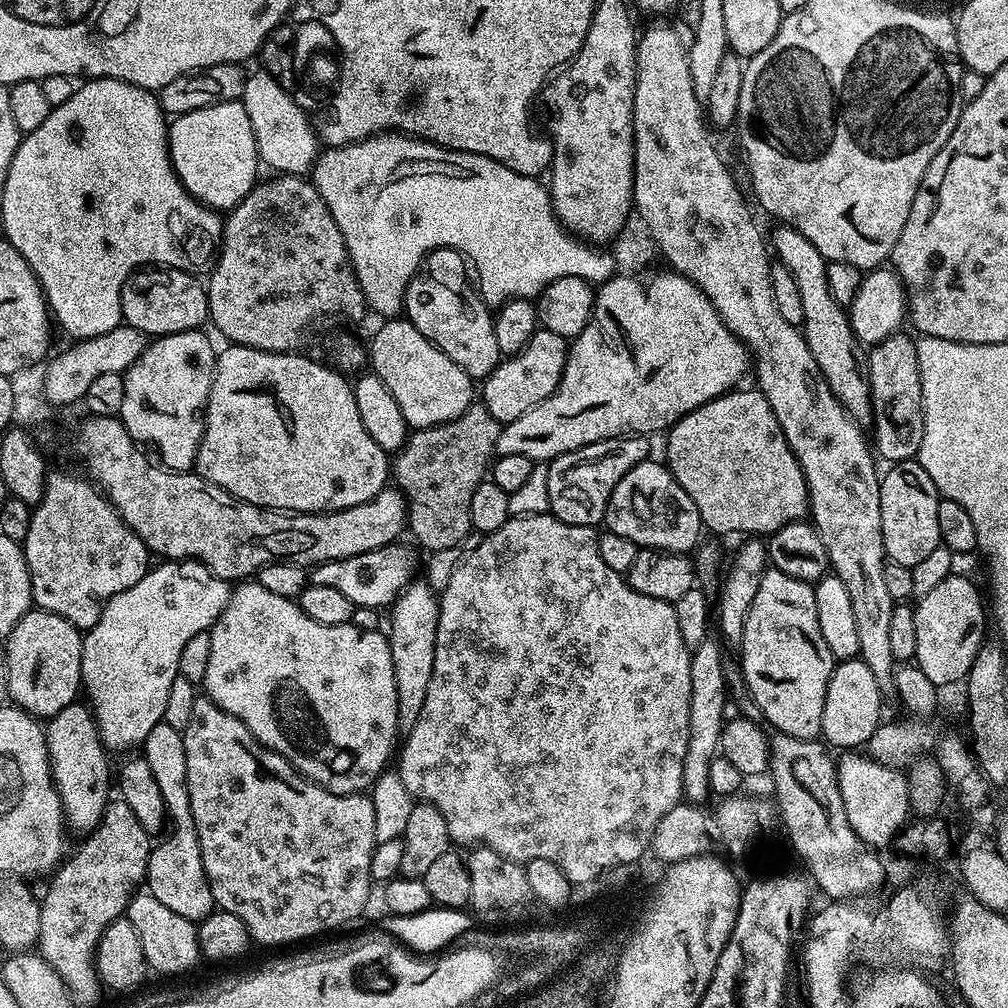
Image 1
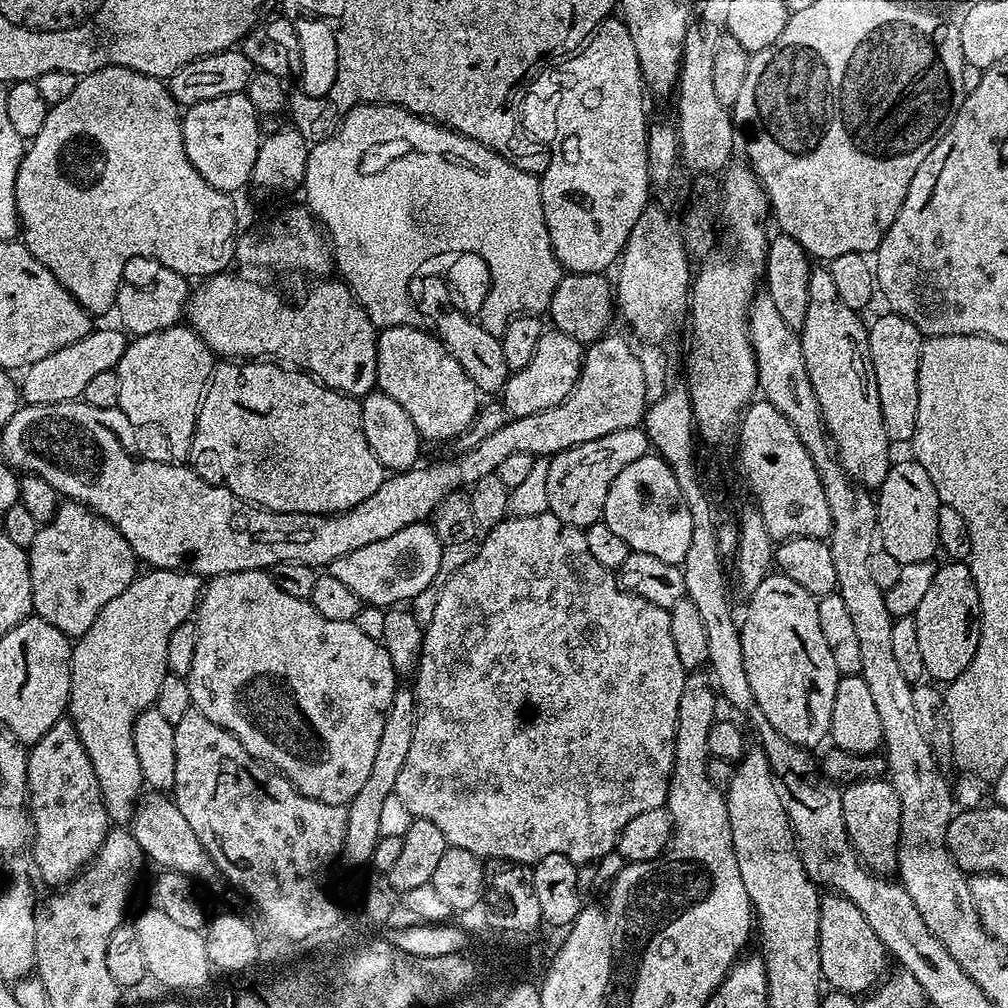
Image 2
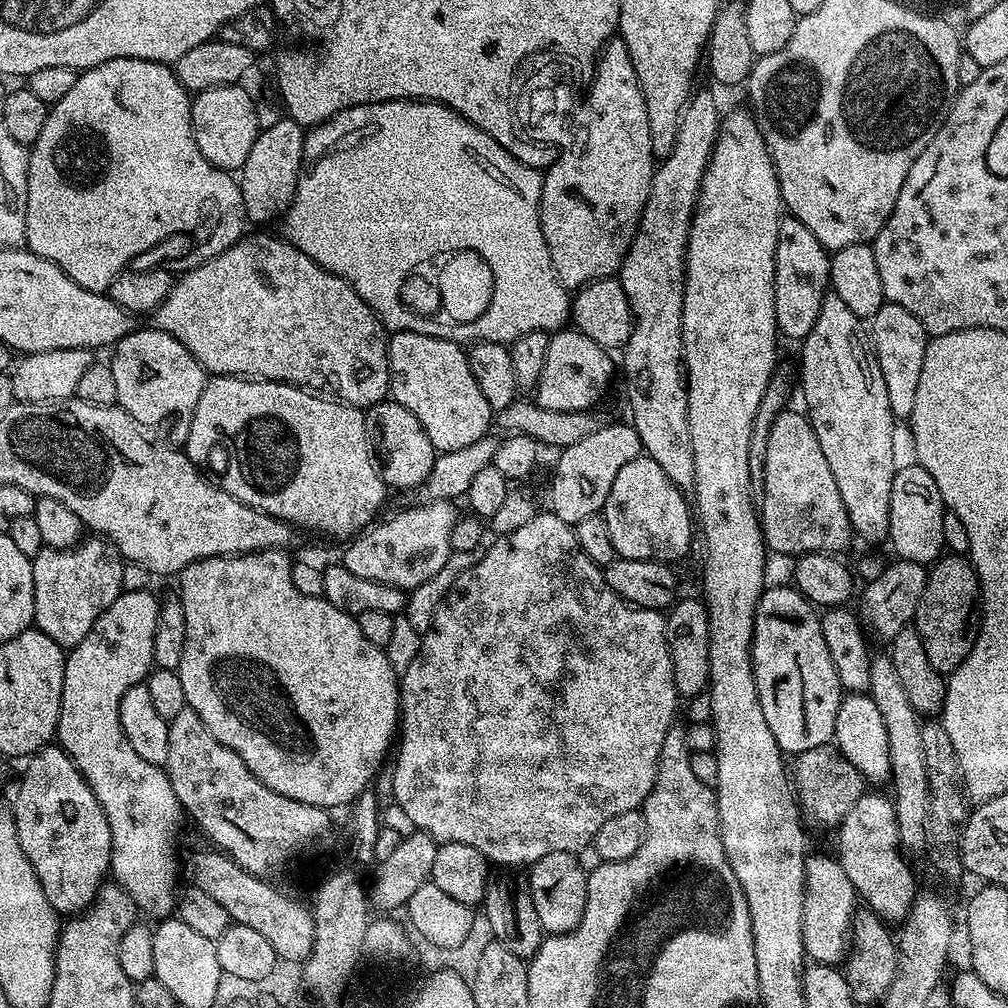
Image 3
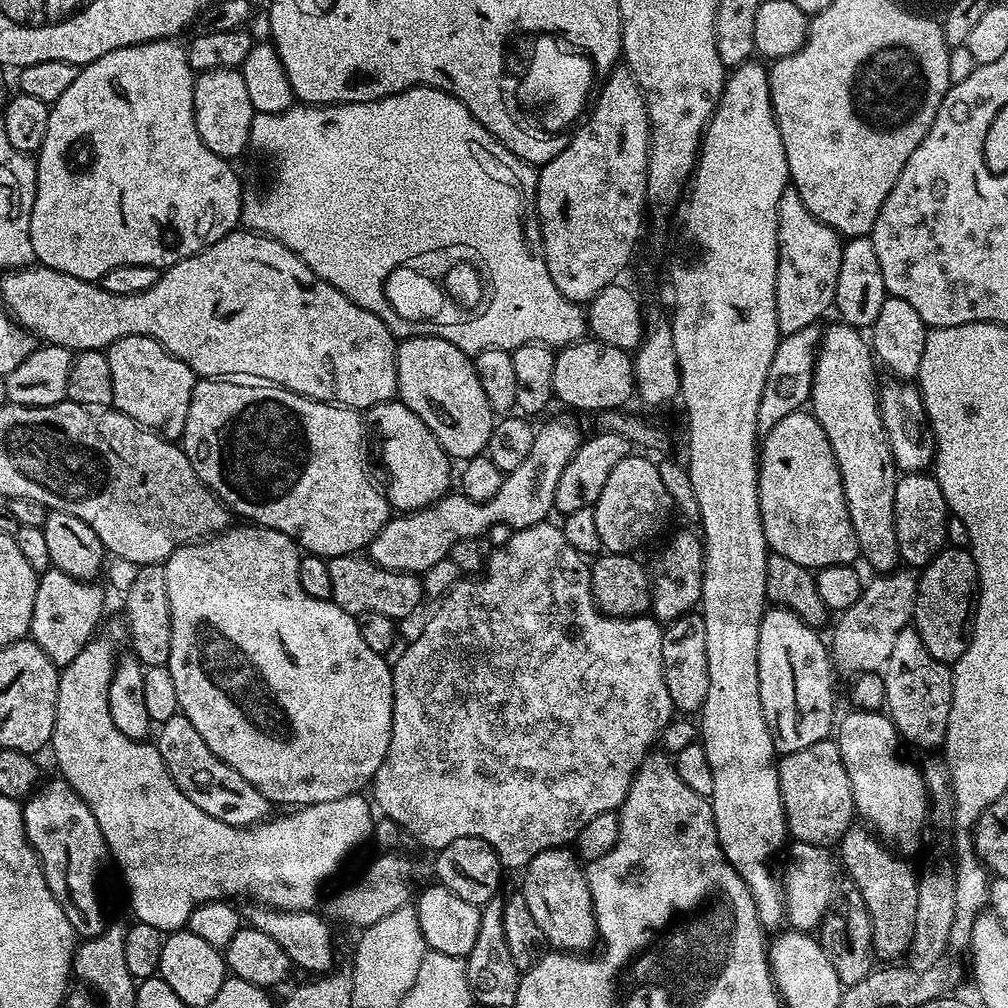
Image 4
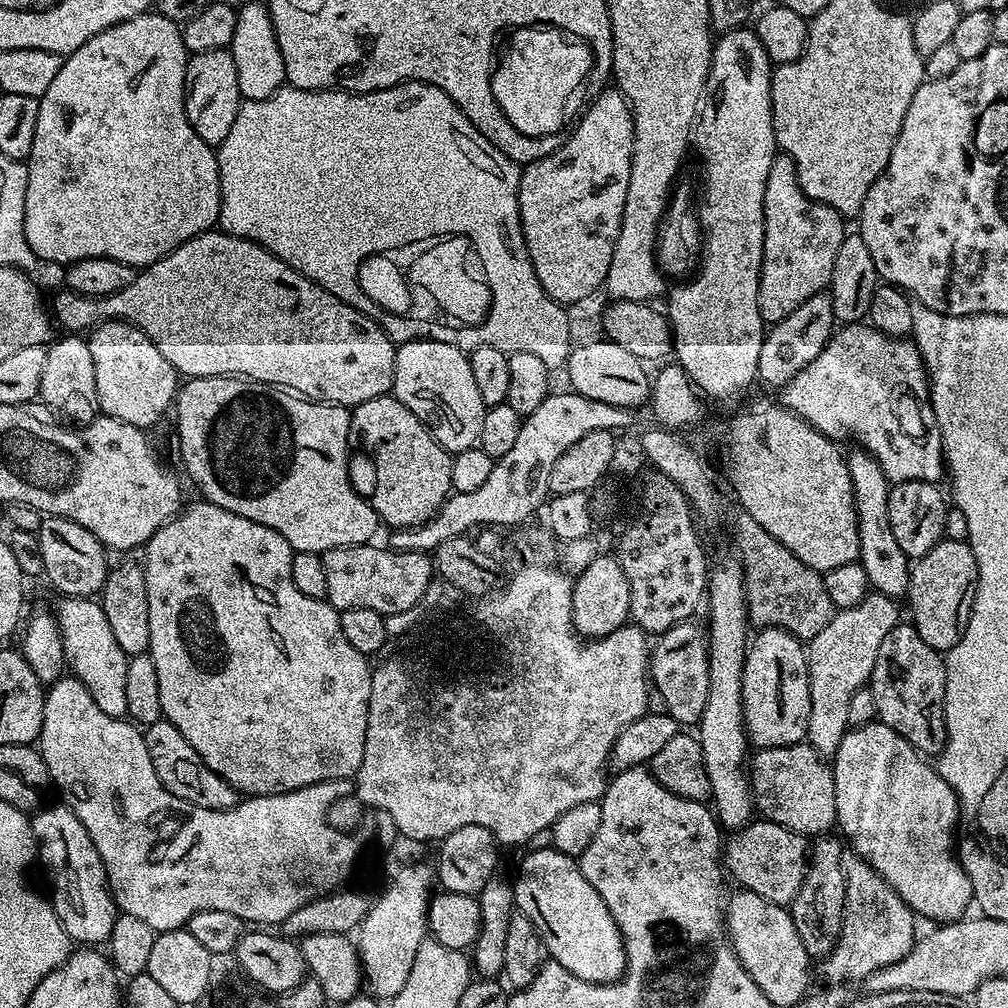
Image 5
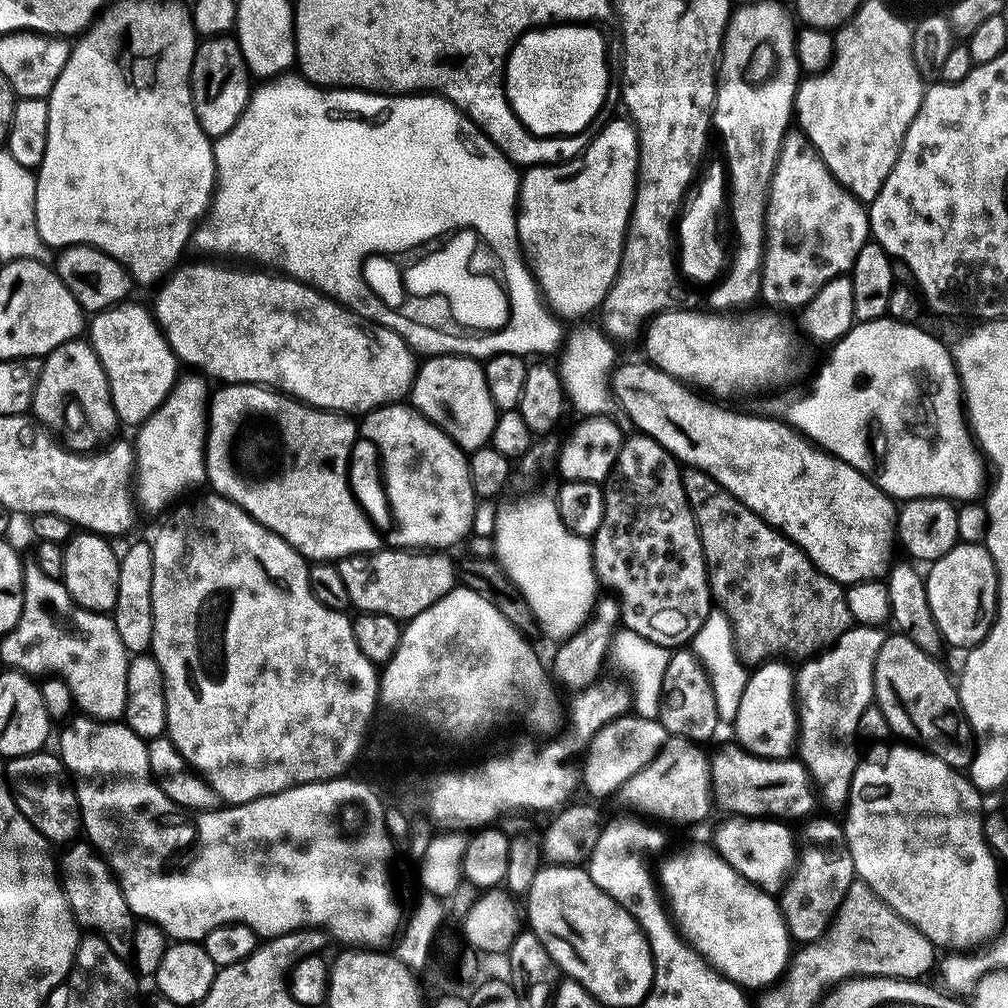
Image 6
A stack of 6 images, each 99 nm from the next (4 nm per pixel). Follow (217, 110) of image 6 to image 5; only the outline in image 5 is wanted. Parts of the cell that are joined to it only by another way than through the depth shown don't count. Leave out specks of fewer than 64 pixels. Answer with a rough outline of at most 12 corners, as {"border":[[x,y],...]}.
{"border":[[201,52],[190,72],[188,115],[219,146],[242,115],[235,55]]}

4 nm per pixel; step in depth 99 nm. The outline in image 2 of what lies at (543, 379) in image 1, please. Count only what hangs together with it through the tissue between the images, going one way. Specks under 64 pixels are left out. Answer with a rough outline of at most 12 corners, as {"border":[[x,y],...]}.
{"border":[[545,330],[511,373],[509,417],[558,406],[574,390],[585,345]]}

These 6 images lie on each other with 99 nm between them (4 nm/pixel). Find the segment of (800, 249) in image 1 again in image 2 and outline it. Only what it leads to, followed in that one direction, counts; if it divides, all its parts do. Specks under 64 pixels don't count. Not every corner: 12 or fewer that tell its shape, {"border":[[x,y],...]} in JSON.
{"border":[[813,267],[798,329],[840,469],[876,490],[894,455],[868,324]]}

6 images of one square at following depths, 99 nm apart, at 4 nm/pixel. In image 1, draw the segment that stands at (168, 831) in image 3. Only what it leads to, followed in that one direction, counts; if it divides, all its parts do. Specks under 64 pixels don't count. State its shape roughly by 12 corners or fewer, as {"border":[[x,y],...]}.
{"border":[[160,562],[83,633],[105,749],[163,721],[182,646],[229,581]]}

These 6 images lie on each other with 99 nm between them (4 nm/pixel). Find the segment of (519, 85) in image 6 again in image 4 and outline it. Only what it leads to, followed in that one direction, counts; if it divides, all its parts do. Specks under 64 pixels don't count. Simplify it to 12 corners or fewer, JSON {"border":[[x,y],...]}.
{"border":[[539,35],[522,80],[530,100],[548,104],[552,127],[580,117],[588,89],[584,60]]}

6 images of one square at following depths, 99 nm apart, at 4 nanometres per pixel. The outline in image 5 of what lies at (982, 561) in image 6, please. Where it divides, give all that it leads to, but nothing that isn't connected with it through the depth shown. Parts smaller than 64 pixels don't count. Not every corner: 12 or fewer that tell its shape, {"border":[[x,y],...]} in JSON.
{"border":[[971,543],[937,546],[914,627],[934,651],[960,640],[981,583]]}

